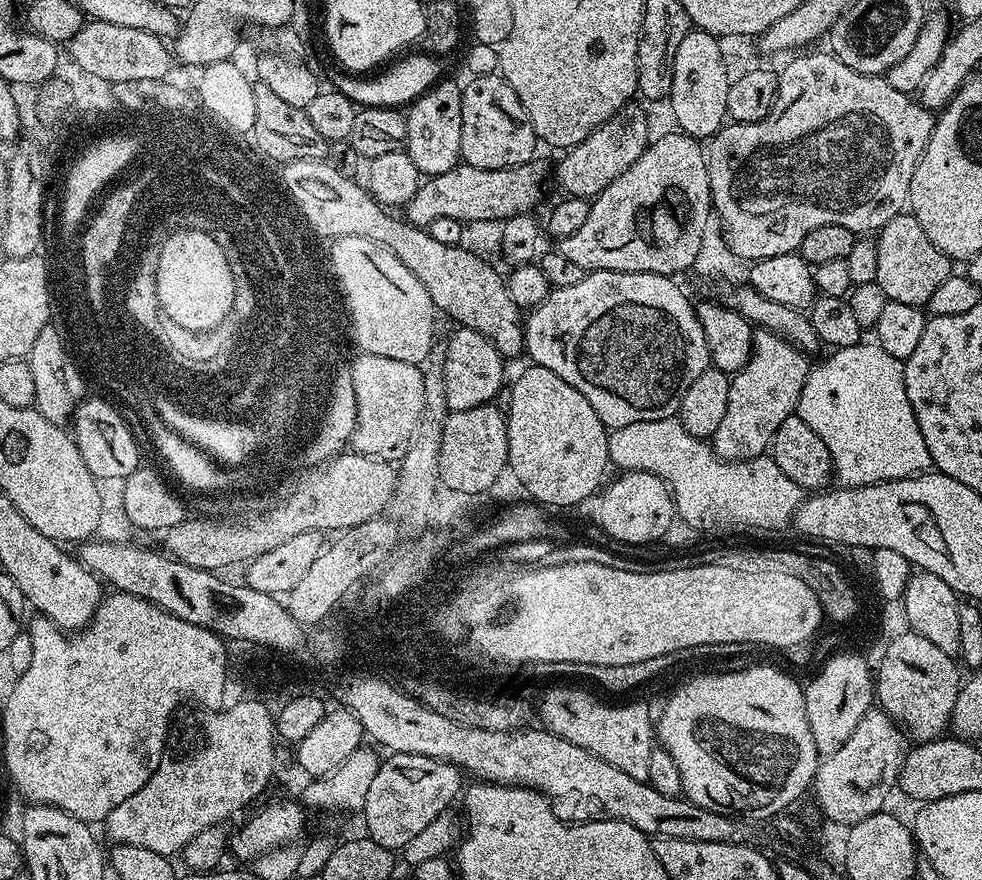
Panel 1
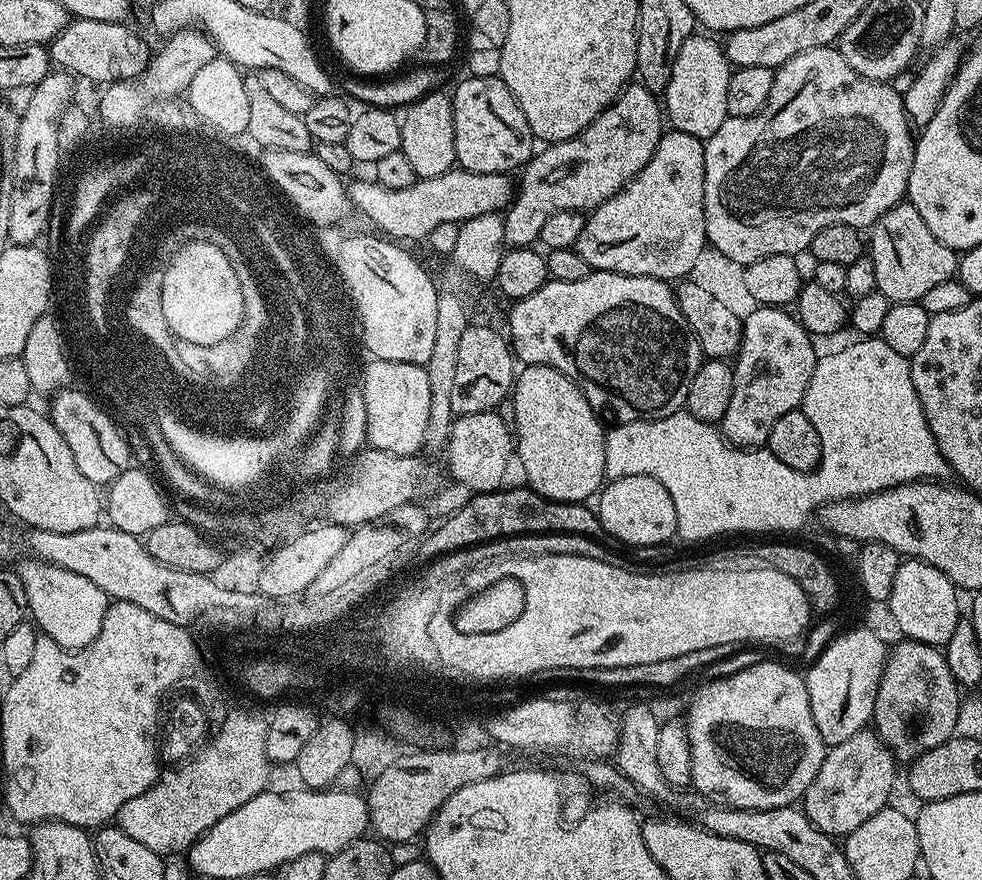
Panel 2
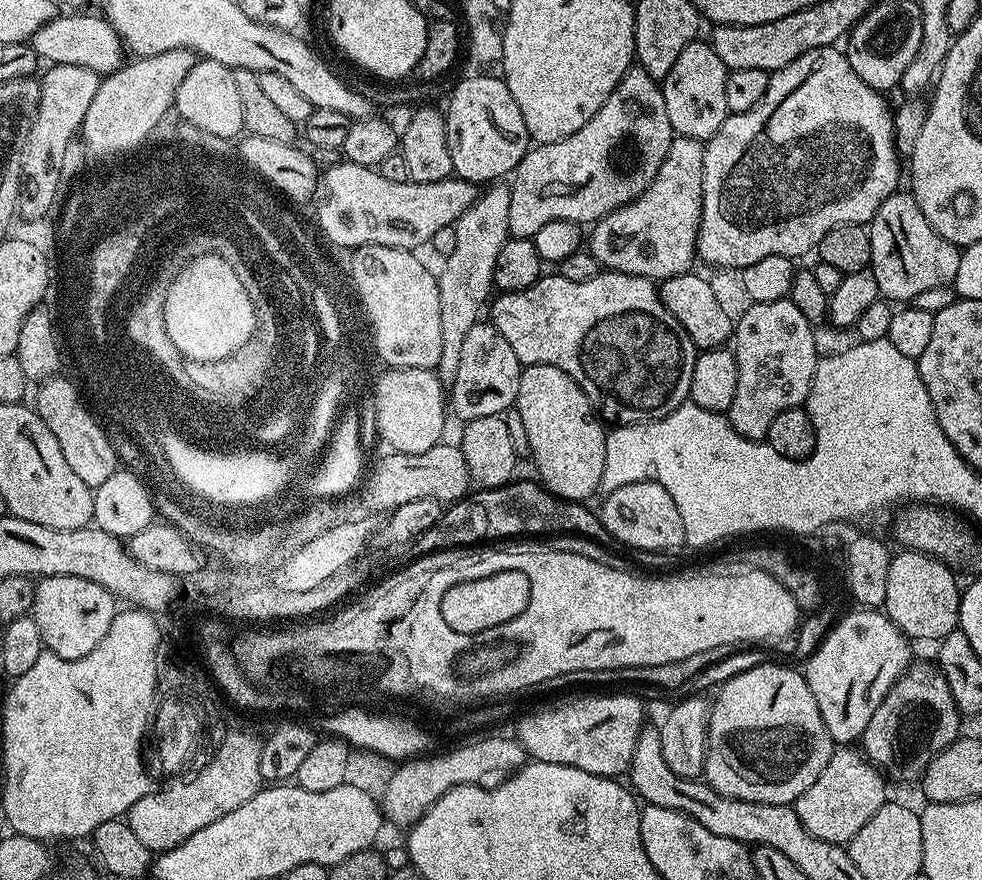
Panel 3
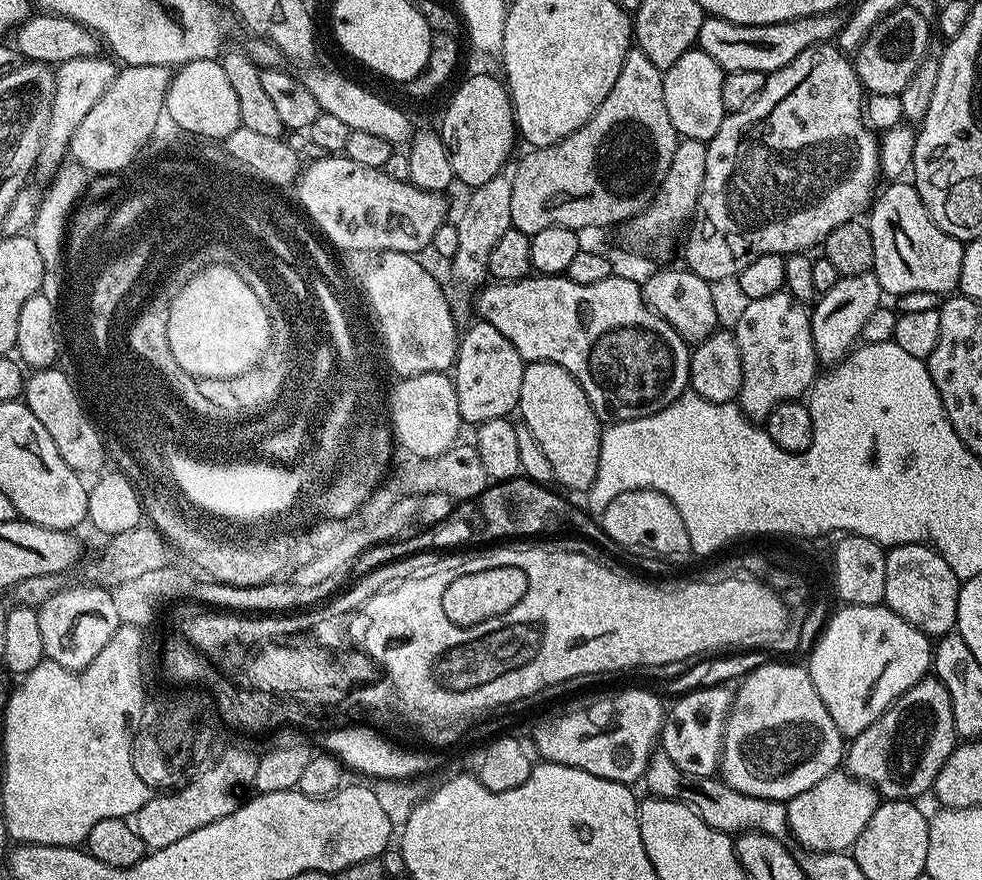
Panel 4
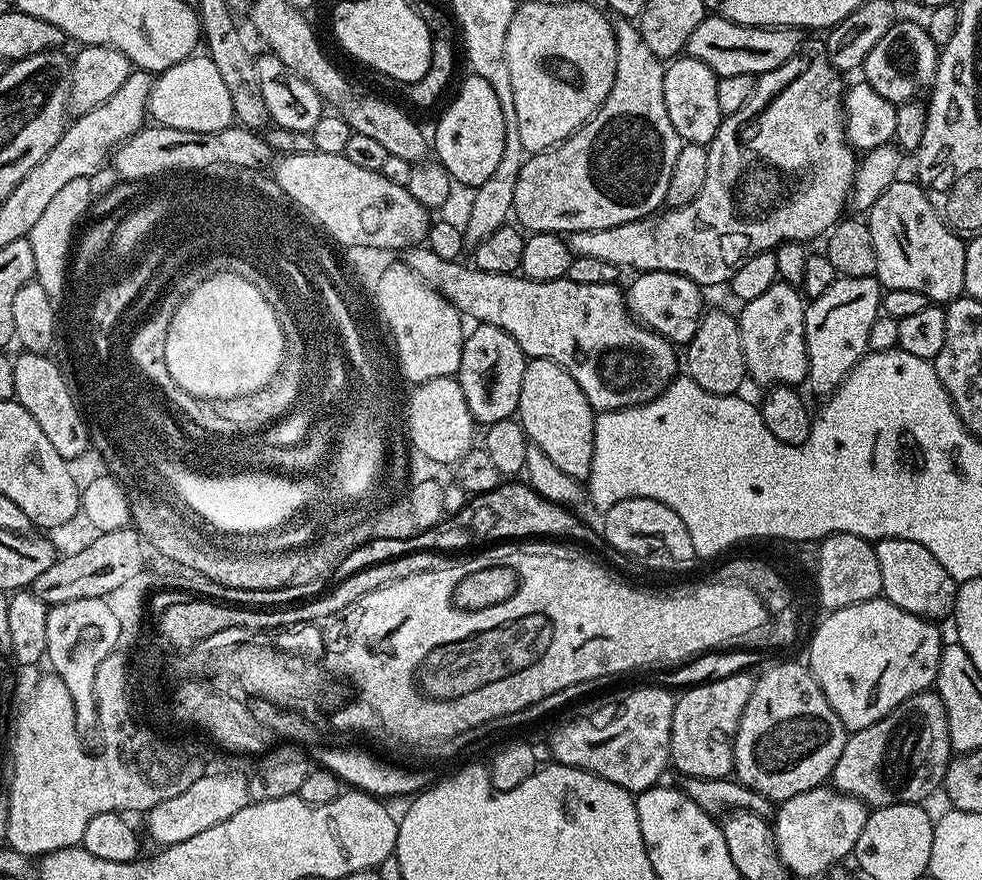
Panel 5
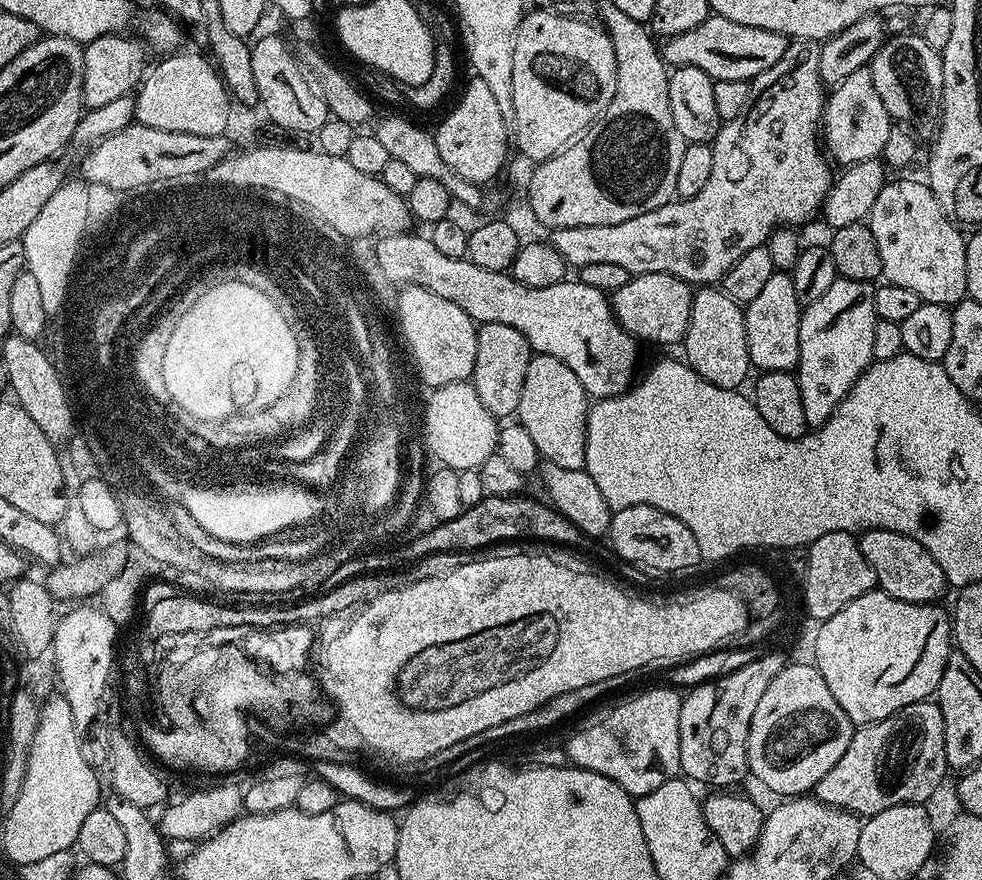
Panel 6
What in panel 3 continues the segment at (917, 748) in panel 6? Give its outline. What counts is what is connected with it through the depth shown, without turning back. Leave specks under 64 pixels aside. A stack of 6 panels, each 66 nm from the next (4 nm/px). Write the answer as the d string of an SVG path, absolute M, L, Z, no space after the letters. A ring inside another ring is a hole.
M913 662L896 679L886 698L882 698L878 710L874 710L874 718L870 718L862 737L862 751L866 759L879 768L889 781L916 782L923 776L926 766L930 766L934 757L946 750L946 746L953 744L961 735L960 723L962 717L954 702L954 694L950 694L950 682L946 682L940 667L932 662Z

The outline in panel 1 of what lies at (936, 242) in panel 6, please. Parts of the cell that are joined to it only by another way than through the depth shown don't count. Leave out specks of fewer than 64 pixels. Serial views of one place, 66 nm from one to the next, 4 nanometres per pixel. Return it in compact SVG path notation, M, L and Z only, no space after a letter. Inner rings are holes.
M910 214L890 218L890 222L886 222L886 226L880 229L875 242L878 250L878 274L875 281L878 286L882 286L882 290L886 290L889 300L906 302L906 306L915 308L927 305L930 294L934 294L934 290L938 290L938 286L942 286L942 282L946 282L946 278L953 275L953 261L946 254L942 254L942 250L938 250L938 246L930 242L930 238L926 238L926 230L922 230L922 226L918 226L918 222Z

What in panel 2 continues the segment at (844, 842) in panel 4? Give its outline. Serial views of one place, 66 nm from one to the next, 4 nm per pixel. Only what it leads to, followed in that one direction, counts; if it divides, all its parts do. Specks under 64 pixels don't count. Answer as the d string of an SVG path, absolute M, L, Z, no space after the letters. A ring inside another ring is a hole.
M865 730L854 734L854 738L846 738L846 742L833 744L825 751L824 761L810 786L802 797L802 811L810 818L818 830L822 830L833 838L849 836L866 818L878 814L887 805L887 798L890 793L890 786L893 785L898 775L898 761L892 755L892 751L876 735L875 731Z

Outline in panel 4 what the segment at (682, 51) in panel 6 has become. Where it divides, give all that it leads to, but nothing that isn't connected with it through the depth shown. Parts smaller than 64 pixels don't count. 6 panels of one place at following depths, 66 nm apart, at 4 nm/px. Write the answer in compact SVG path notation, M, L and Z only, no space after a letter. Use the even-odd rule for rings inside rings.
M839 11L827 12L787 20L781 24L735 24L729 20L708 18L700 31L698 46L706 54L710 54L710 58L714 58L714 62L718 62L725 73L734 70L758 70L767 74L794 62L794 58L798 58L798 54L802 54L802 50L810 46L835 41L845 21L845 17L840 15Z

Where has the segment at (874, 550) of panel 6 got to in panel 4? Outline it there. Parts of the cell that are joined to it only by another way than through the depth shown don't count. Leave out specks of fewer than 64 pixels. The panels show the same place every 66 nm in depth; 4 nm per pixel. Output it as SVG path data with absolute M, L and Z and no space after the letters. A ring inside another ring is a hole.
M900 544L896 548L887 549L884 604L894 614L910 622L910 626L914 626L930 638L947 636L955 629L961 583L962 581L956 577L952 567L946 562L946 558L942 558L939 552L928 544Z

